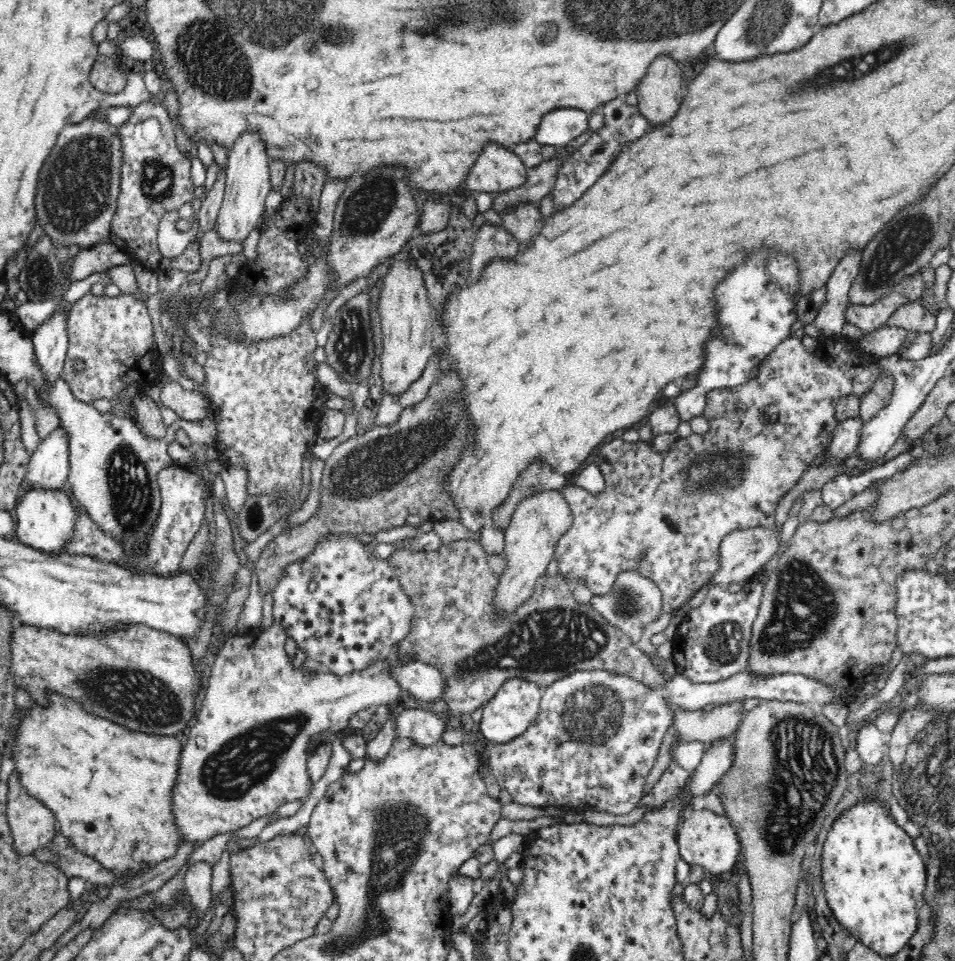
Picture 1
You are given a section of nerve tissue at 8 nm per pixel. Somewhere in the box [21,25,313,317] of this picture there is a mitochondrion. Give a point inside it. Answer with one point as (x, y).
(77, 185)

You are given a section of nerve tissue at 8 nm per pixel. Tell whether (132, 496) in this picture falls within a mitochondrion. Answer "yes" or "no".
yes

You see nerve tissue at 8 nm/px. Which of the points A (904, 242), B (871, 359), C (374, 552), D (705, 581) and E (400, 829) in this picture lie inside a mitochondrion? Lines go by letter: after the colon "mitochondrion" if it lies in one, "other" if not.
A: mitochondrion
B: other
C: other
D: other
E: mitochondrion

